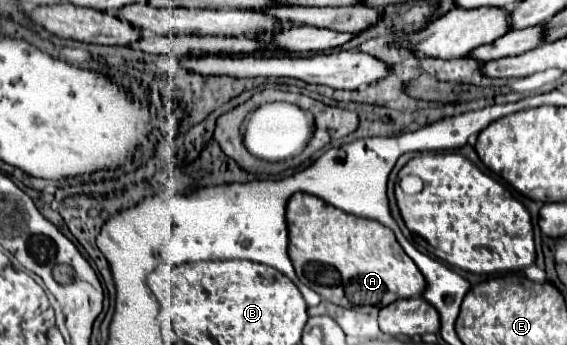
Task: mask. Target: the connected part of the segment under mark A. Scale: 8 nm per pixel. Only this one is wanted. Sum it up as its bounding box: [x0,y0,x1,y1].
[286,193,426,313]

